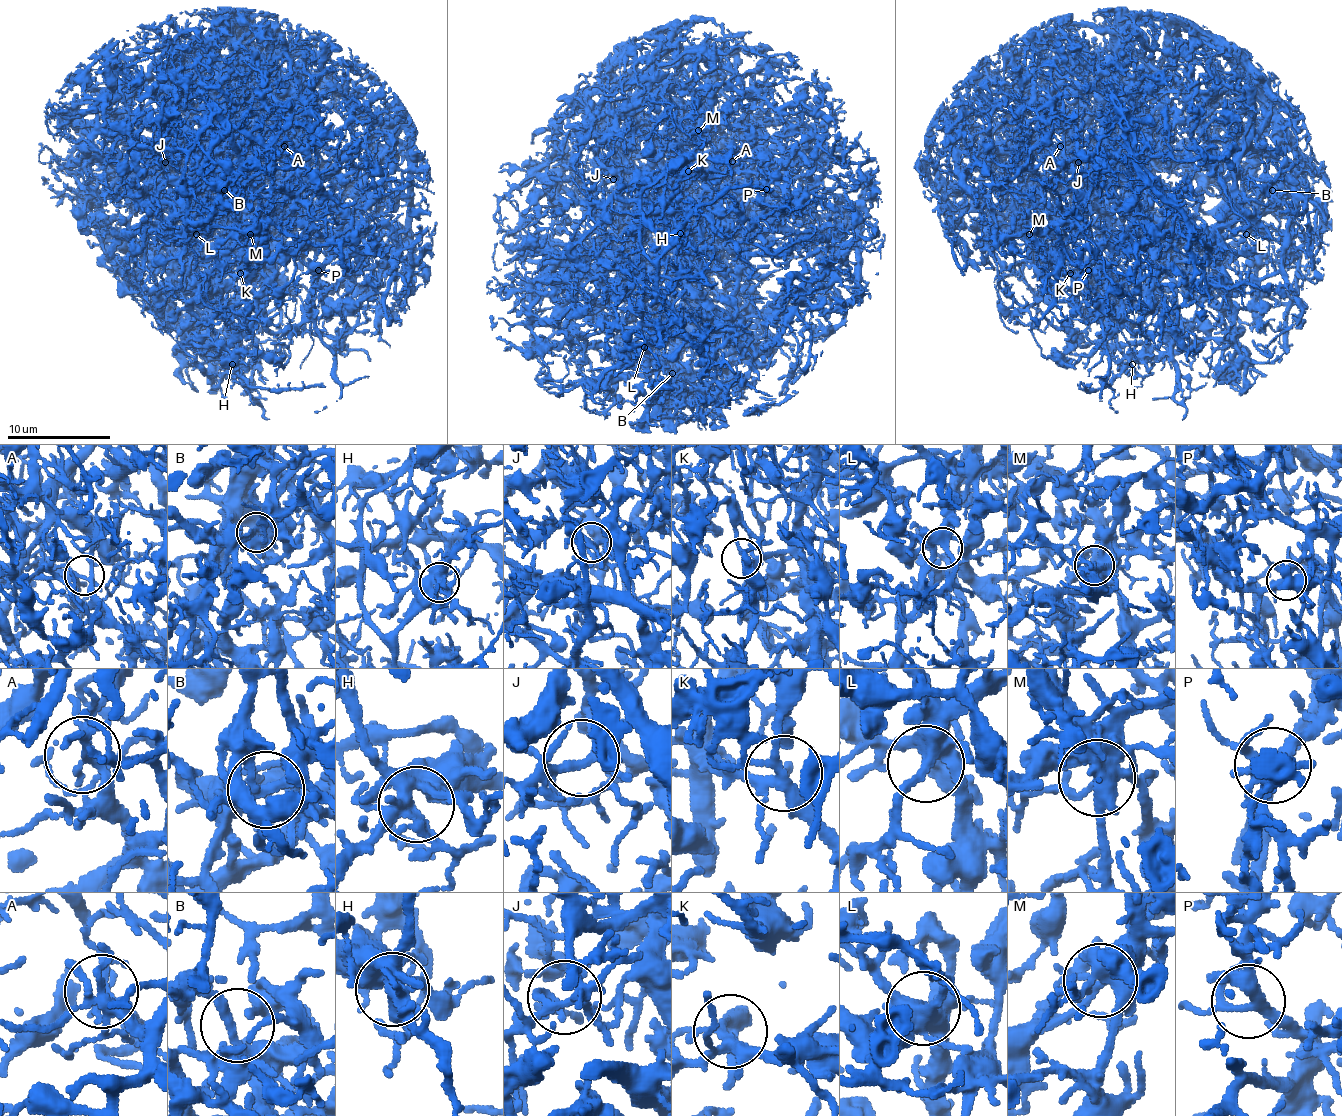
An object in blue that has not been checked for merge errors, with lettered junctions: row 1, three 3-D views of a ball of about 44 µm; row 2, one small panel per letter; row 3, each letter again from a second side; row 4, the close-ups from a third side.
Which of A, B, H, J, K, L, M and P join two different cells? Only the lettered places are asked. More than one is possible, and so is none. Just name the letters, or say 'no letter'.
no letter

